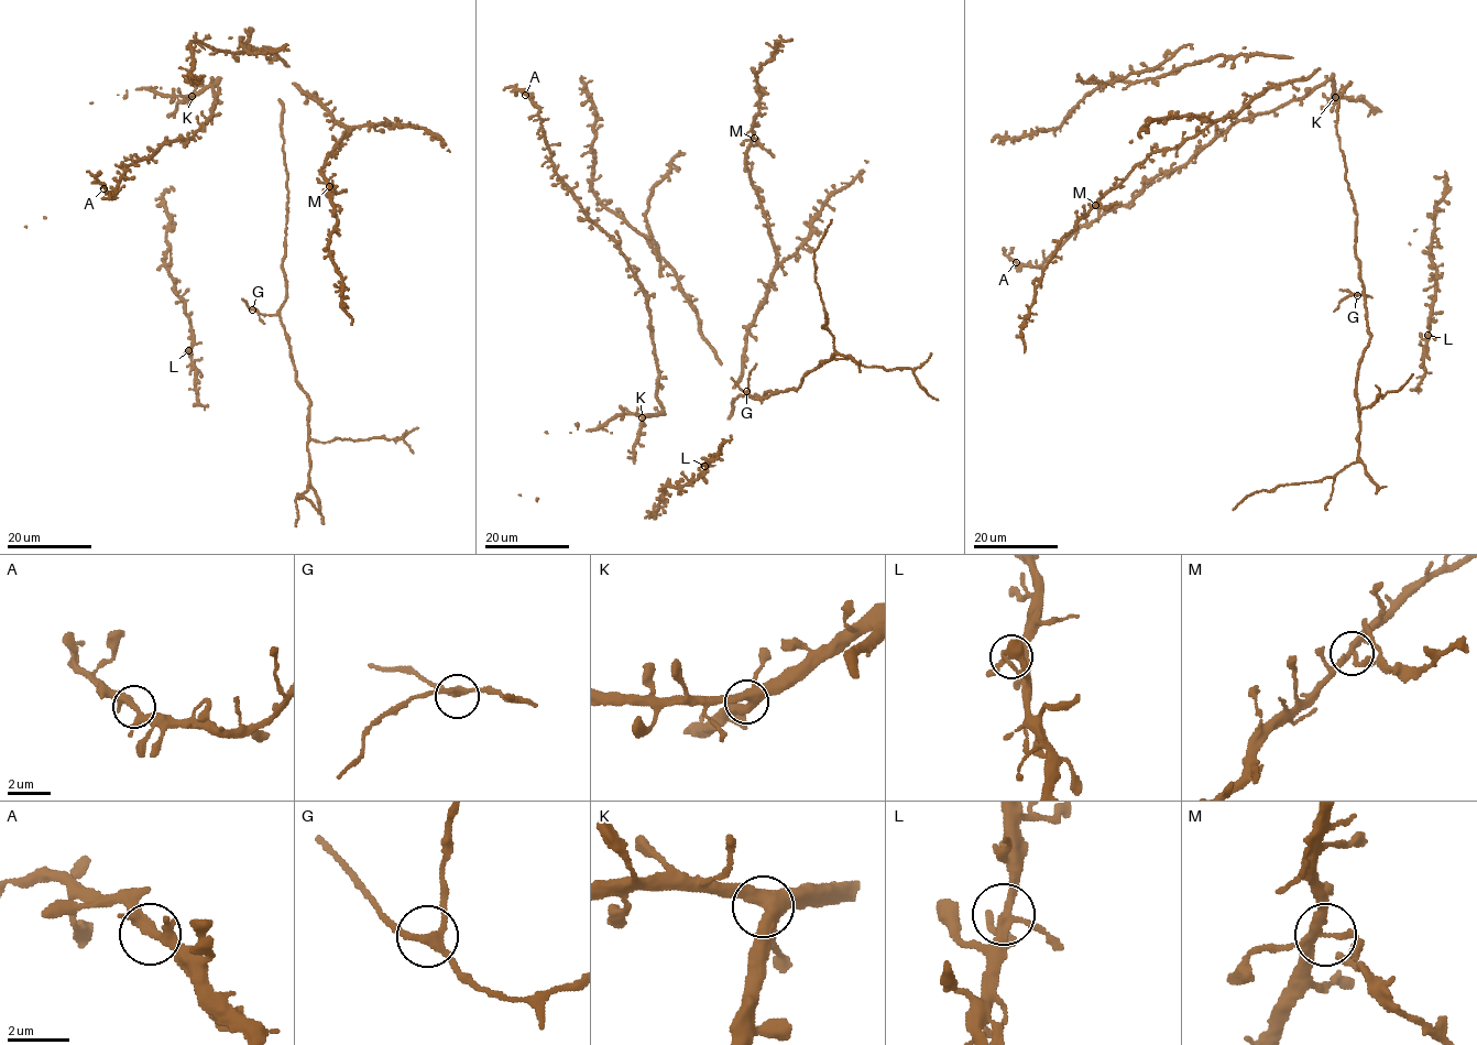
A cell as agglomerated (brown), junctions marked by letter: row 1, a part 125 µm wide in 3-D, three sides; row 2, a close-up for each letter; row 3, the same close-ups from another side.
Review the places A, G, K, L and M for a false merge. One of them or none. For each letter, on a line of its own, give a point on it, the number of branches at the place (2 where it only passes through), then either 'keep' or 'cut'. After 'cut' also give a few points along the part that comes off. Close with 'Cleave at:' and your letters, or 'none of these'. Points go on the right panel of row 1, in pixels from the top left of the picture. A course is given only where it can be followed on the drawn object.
A: place (1016, 262); branches 4; keep
G: place (1357, 295); branches 3; keep
K: place (1335, 97); branches 4; keep
L: place (1428, 335); branches 4; keep
M: place (1095, 205); branches 4; cut; course (1095, 205), (1108, 207), (1117, 202)
Cleave at: M

